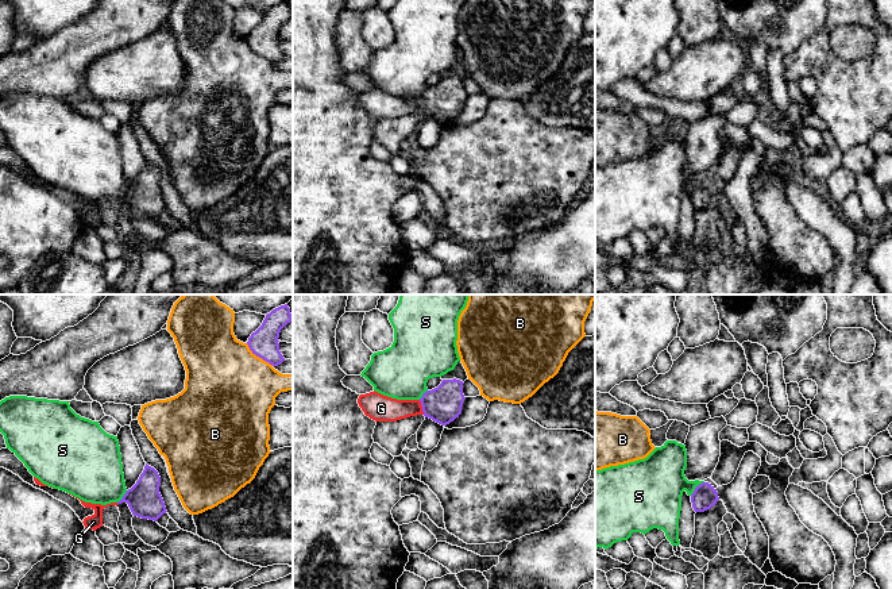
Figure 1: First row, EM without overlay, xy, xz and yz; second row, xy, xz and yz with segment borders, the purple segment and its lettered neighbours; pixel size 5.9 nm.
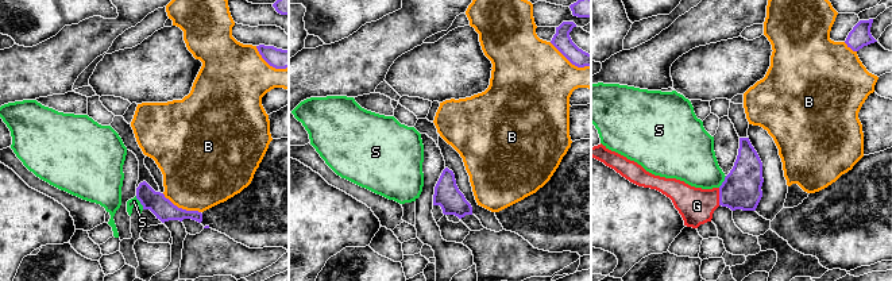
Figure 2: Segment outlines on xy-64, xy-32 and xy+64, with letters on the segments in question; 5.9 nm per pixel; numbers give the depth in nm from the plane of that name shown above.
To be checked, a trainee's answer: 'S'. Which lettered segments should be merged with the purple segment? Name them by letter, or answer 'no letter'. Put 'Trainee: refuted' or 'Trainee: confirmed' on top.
Trainee: refuted
G

